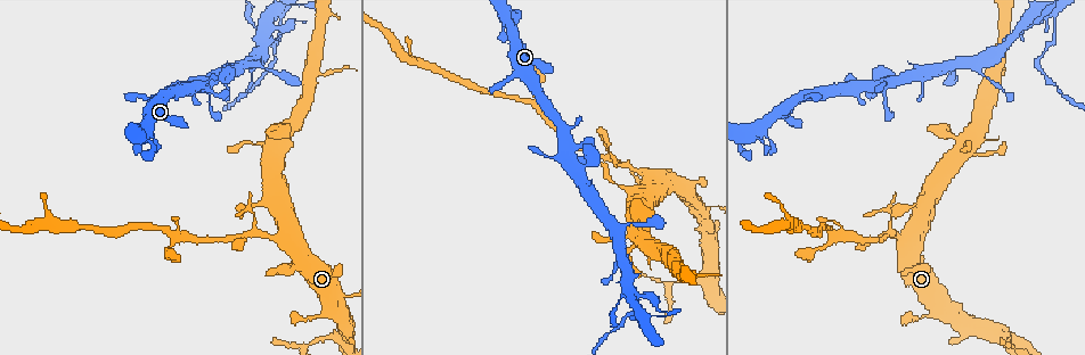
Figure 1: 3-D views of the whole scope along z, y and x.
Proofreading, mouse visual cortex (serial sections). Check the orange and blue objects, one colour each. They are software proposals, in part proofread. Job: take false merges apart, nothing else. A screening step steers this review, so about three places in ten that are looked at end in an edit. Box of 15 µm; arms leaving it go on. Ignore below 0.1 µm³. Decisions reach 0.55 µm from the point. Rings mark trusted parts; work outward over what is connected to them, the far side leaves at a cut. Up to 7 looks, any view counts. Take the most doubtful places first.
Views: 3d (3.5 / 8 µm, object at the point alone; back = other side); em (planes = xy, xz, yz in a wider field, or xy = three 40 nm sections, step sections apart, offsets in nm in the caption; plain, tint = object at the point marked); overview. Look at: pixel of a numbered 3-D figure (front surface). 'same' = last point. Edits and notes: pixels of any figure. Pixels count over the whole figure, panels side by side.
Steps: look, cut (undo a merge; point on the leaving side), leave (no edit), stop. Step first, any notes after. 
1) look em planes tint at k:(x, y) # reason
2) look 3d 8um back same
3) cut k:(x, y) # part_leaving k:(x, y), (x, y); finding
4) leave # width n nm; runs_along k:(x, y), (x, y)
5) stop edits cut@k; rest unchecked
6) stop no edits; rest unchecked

look em planes tint at 1:(279, 19)

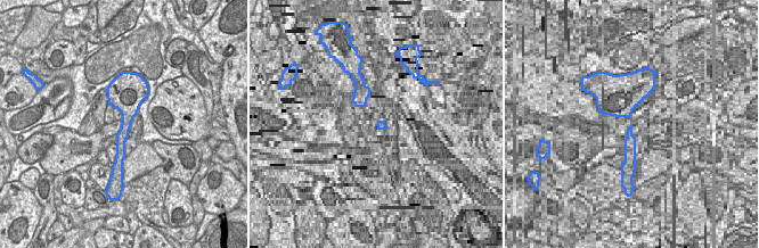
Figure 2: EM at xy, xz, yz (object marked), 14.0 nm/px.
look 3d 3.5um same # wider look

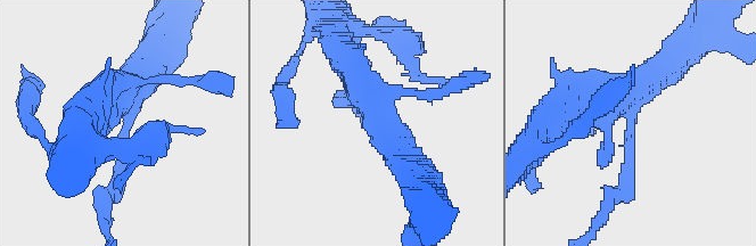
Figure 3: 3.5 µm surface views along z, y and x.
cut 3:(631, 179) # width 240 nm; part_leaving 3:(631, 140), (627, 182), (590, 235); two cells meet here

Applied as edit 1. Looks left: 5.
look em xy step 2 tint at 1:(908, 257) # abrupt turn

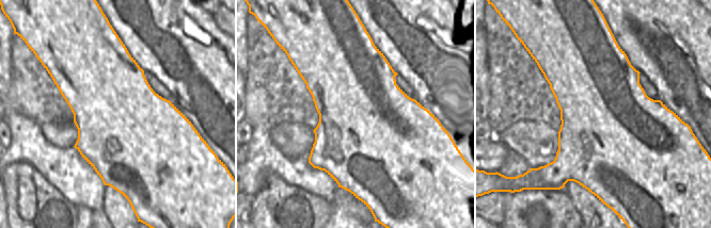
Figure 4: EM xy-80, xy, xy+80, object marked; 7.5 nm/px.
look 3d 3.5um same

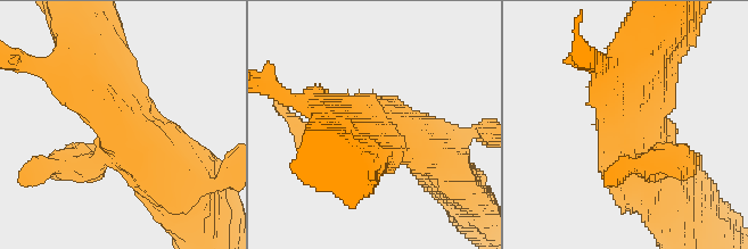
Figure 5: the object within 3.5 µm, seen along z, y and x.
leave # runs_along 5:(179, 184), (116, 121), (98, 68); continuous, no second cell

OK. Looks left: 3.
look 3d 8um at 1:(703, 282) # a fork

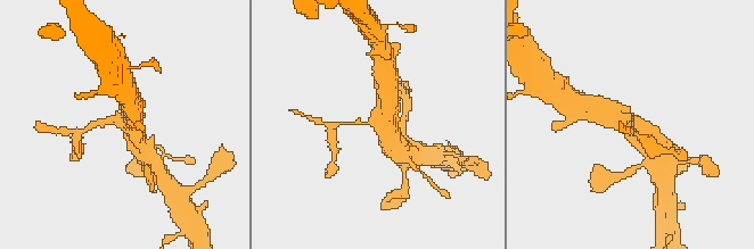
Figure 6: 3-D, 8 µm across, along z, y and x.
look em xy step 5 tint at 6:(378, 118) # arms 3; arm_widths 150, 500, 700 nm

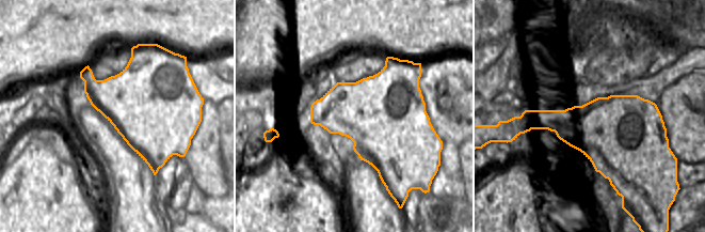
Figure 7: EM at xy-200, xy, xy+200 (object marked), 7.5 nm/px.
cut 6:(333, 125) # part_leaving 6:(359, 123), (335, 125), (332, 140); two cells meet here

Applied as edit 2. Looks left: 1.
stop edits cut@3, cut@6; rest unchecked

